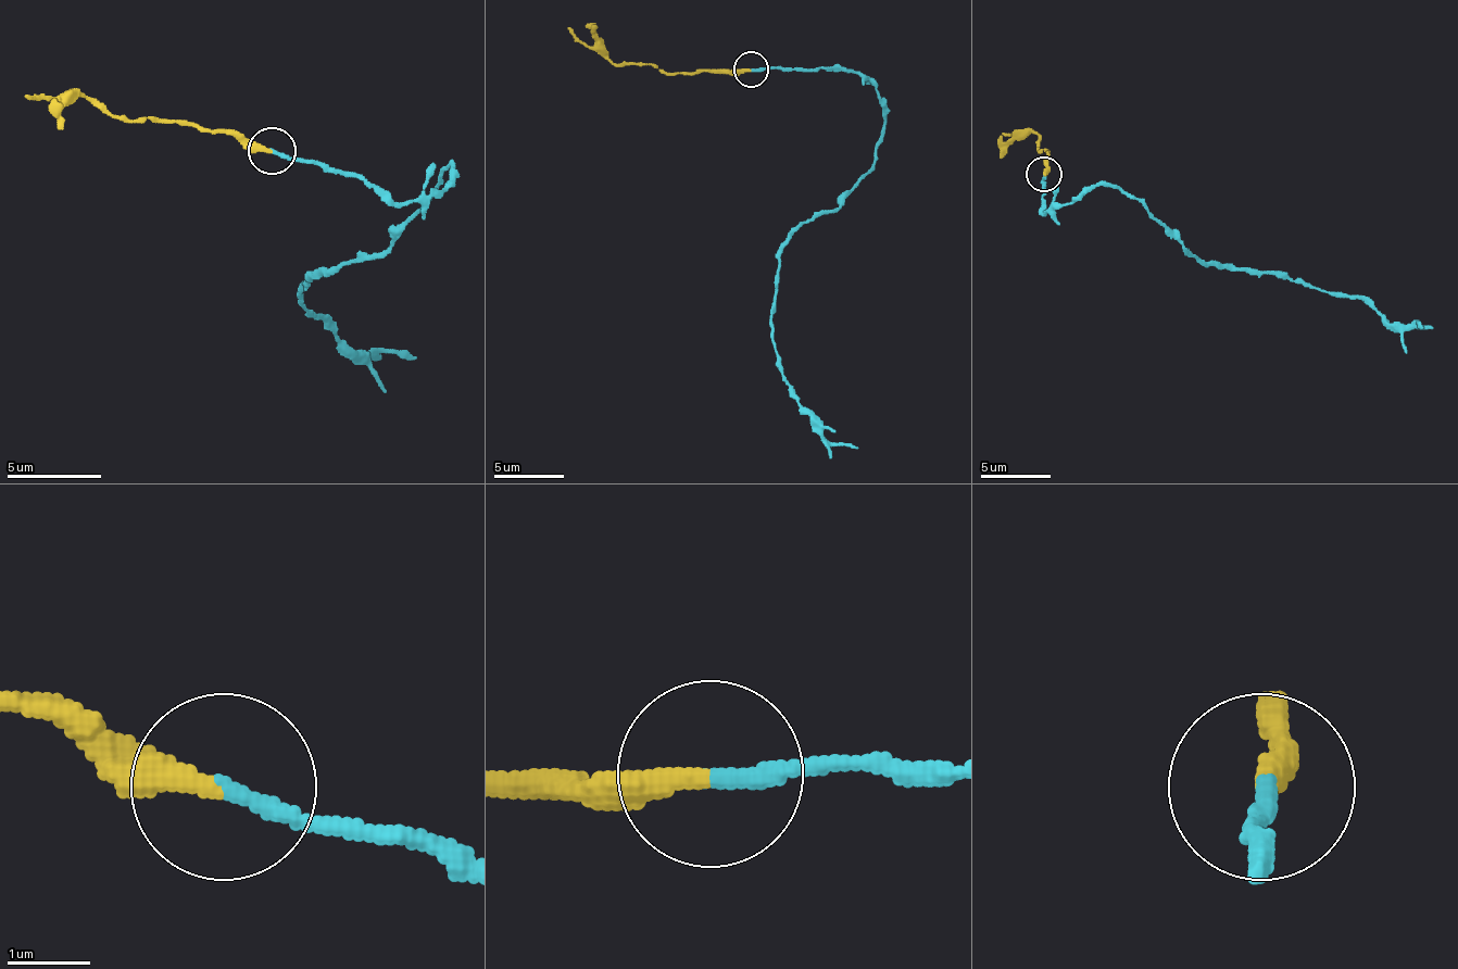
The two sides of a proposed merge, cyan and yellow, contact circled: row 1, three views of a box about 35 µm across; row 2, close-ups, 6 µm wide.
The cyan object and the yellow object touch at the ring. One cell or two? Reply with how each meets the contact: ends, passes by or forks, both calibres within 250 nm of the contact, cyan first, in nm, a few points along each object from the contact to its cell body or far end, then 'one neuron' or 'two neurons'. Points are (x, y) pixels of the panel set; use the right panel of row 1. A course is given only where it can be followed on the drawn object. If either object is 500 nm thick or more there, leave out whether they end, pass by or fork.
cyan ends there; yellow ends there; 240 nm thick on the cyan side, 320 nm on the other; cyan runs (1044, 175), (1044, 213), (1097, 185), (1118, 185), (1203, 263), (1354, 294), (1390, 323), (1418, 323), (1421, 329); yellow runs (1044, 175), (1048, 153), (1038, 150), (1038, 136), (1003, 133); two neurons

